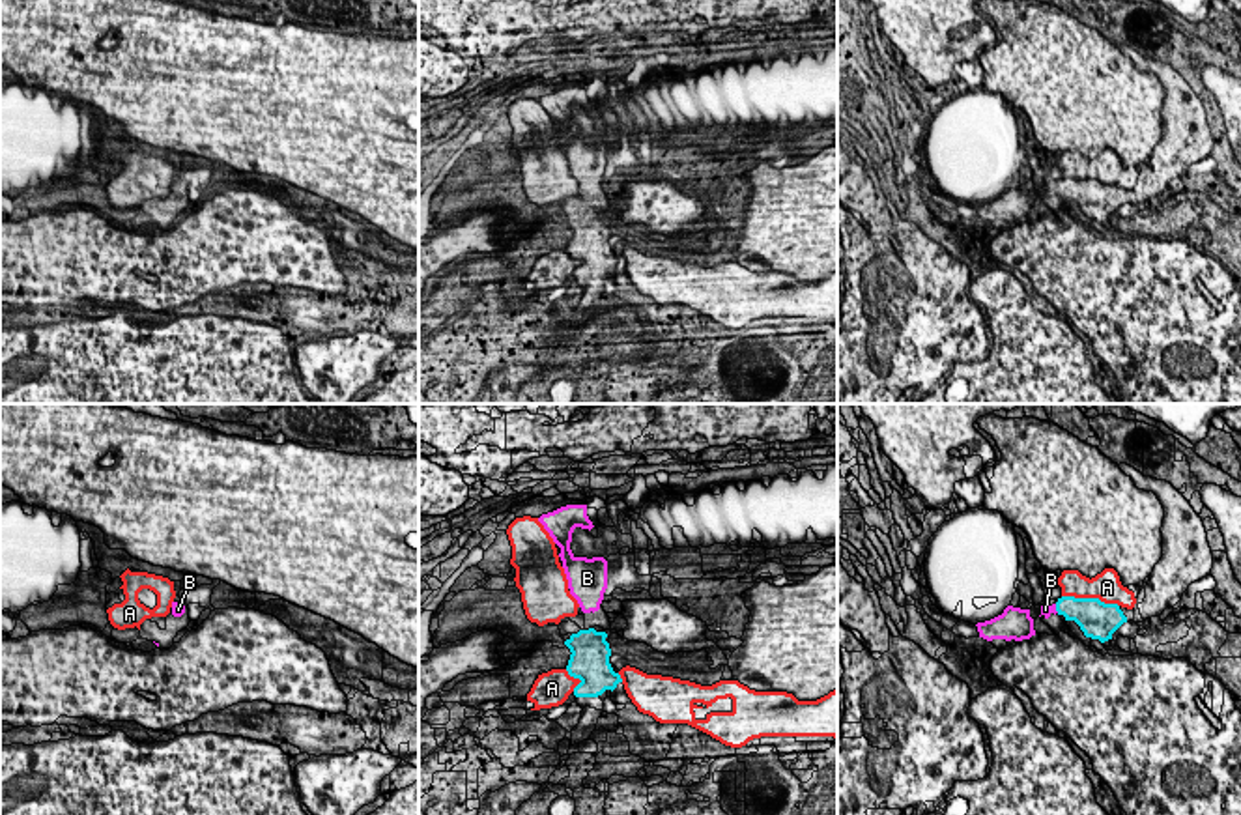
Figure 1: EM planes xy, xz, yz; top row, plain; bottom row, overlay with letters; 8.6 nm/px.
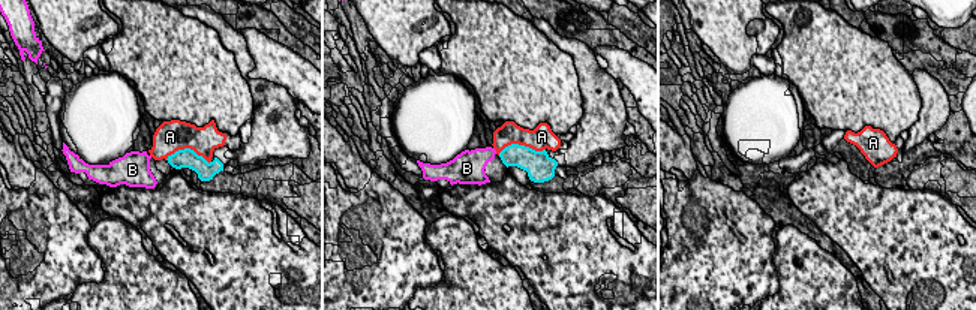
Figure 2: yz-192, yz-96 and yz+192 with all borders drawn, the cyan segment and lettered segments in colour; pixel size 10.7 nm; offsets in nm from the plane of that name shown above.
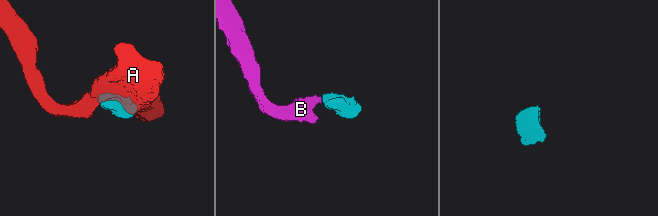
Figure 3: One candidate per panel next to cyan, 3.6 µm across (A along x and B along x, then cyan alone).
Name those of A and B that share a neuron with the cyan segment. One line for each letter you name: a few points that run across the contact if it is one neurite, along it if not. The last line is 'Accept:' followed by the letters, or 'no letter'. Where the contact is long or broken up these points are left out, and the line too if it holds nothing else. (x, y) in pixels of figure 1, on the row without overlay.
B: line yz (1084, 193), (1056, 189), (1045, 191)
Accept: B

